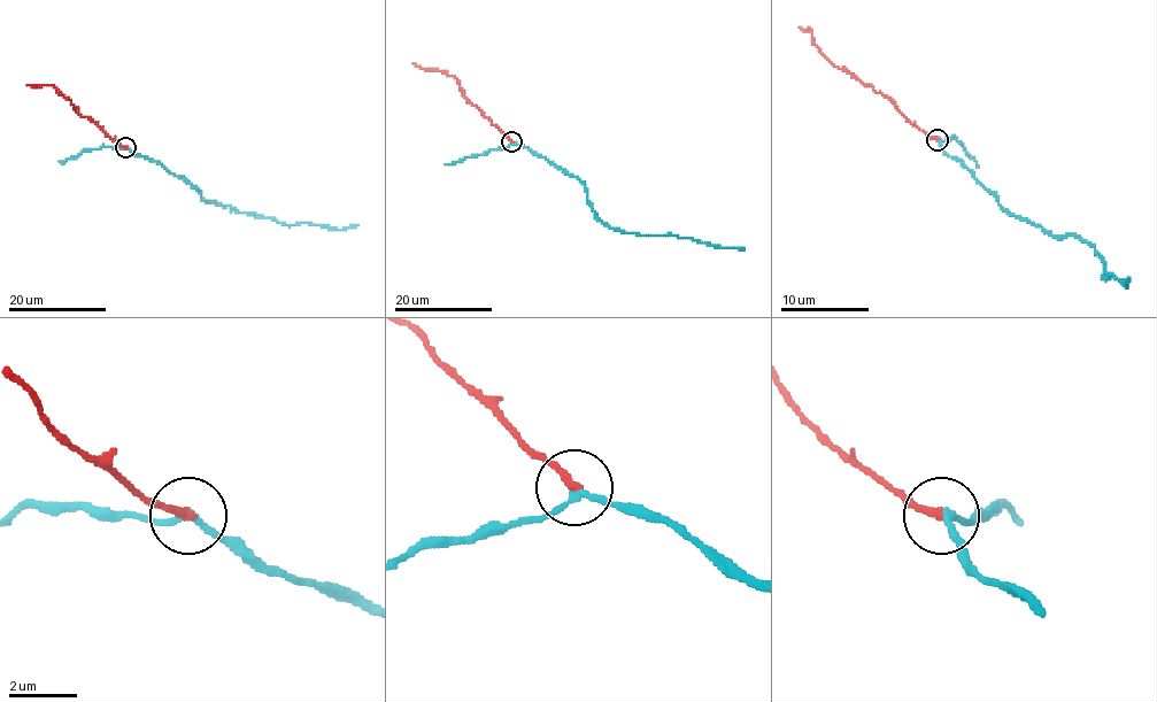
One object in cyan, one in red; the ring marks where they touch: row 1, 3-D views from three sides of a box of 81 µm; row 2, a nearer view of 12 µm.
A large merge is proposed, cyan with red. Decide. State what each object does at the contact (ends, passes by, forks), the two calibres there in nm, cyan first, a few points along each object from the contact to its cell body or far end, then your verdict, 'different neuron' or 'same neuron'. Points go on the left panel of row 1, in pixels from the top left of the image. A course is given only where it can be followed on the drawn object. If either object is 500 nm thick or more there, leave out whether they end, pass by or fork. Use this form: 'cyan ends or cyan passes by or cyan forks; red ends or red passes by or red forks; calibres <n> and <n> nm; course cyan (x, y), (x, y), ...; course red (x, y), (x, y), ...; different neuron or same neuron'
cyan passes by; red ends; calibres 180 and 260 nm; course cyan (125, 147), (159, 162), (190, 183), (205, 201), (270, 217), (285, 224), (307, 223), (333, 229), (359, 224); course red (125, 147), (84, 117), (49, 84), (28, 84); same neuron

